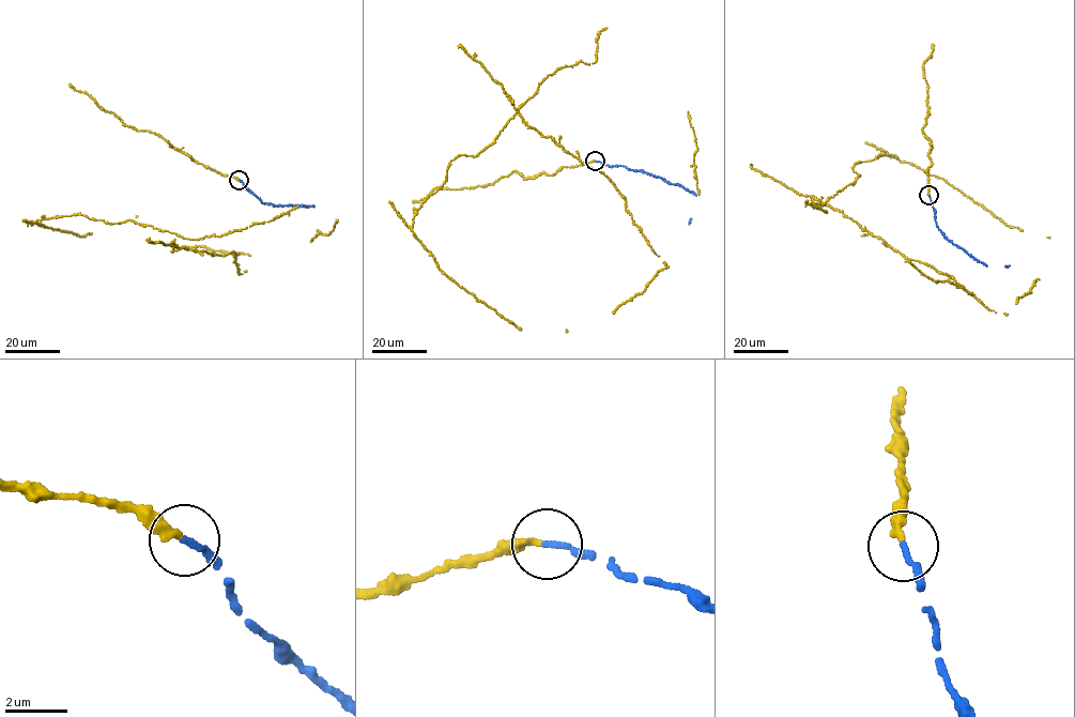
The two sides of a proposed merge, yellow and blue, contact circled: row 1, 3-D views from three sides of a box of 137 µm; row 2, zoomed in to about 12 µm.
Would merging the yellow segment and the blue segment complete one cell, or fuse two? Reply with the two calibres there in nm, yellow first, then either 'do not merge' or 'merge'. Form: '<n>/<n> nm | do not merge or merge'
320/200 nm | merge

